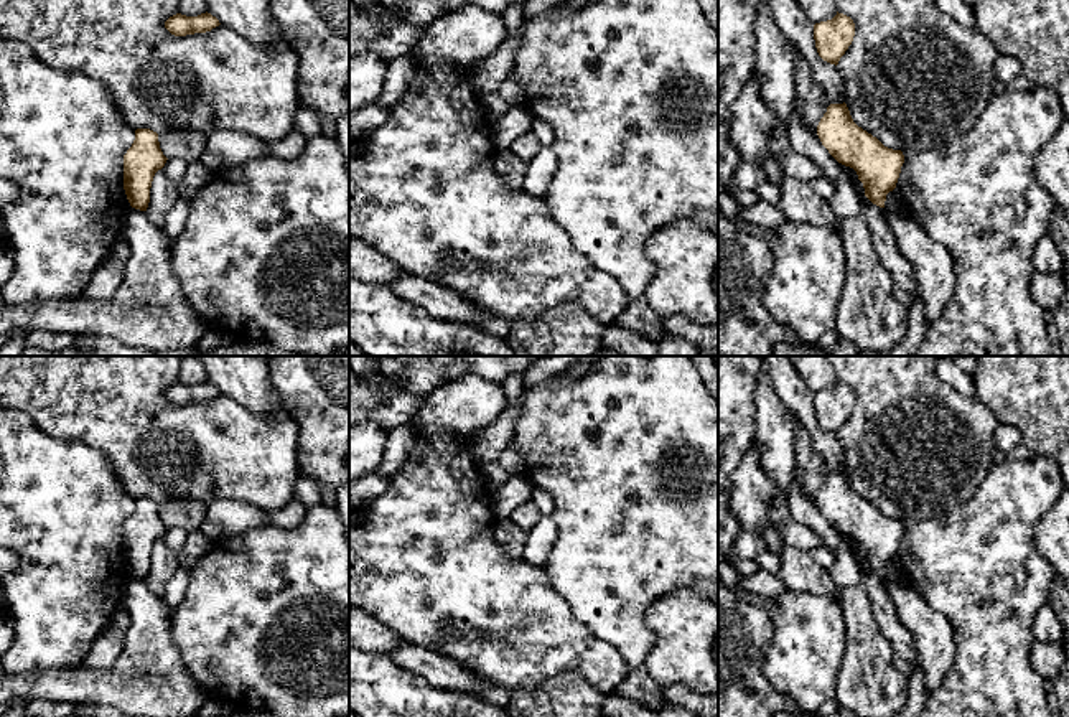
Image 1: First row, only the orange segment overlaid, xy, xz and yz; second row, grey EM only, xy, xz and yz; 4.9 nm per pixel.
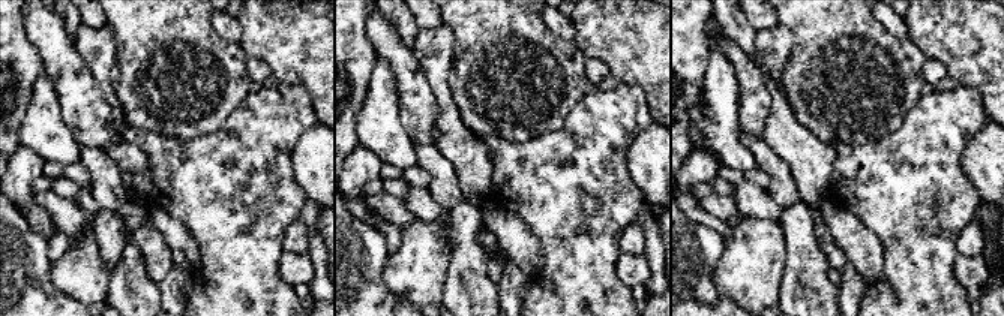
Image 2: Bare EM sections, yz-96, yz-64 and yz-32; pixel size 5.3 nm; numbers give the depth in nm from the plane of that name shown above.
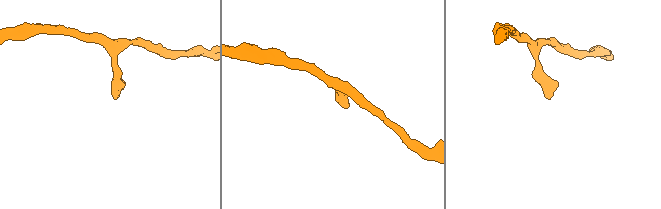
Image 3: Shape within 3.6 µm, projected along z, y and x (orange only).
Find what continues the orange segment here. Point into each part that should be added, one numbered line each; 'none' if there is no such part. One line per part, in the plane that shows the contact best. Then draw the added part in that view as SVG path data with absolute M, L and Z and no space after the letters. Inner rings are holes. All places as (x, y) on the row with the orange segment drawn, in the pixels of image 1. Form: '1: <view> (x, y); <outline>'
none

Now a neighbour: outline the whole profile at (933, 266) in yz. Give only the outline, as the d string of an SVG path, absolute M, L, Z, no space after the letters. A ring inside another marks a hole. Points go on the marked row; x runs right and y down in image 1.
M886 211L886 219L901 254L914 269L916 292L924 303L927 328L942 316L954 297L954 260L913 218Z

